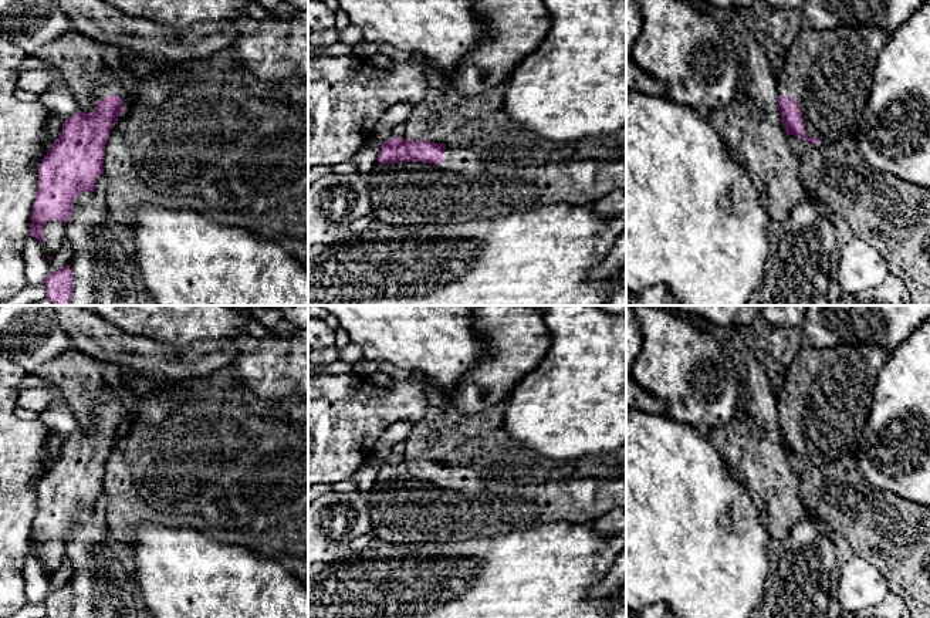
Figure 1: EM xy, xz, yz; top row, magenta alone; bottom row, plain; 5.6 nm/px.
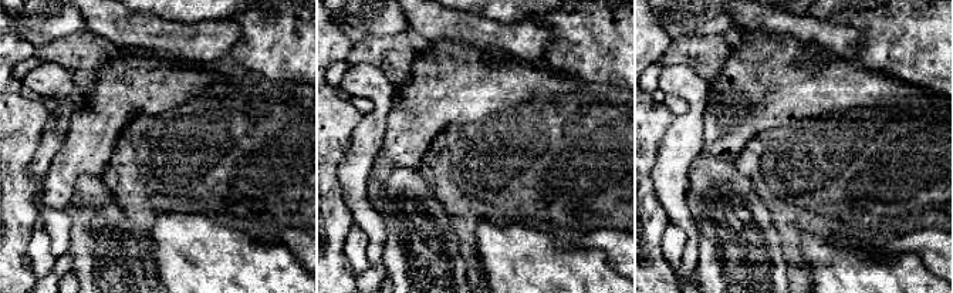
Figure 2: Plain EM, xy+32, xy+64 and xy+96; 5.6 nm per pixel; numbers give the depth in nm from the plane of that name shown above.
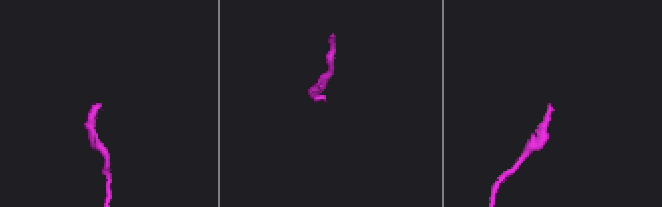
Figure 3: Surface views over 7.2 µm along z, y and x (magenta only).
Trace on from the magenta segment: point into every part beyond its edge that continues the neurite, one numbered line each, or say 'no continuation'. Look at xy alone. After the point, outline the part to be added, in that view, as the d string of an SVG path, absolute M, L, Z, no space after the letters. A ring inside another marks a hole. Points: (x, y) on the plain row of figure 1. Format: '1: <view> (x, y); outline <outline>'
1: xy (137, 408); outline M126 369L116 386L106 384L94 405L95 416L102 419L106 415L119 413L125 429L155 426L166 421L179 402L187 402L165 391L138 392L139 376L142 375Z

